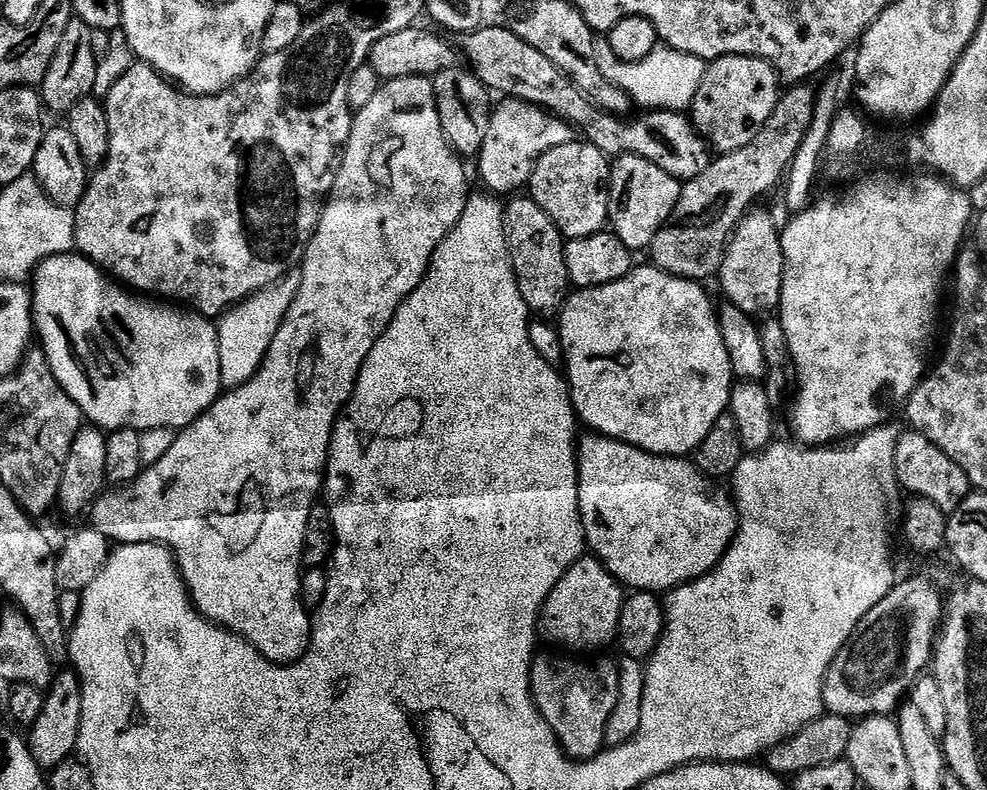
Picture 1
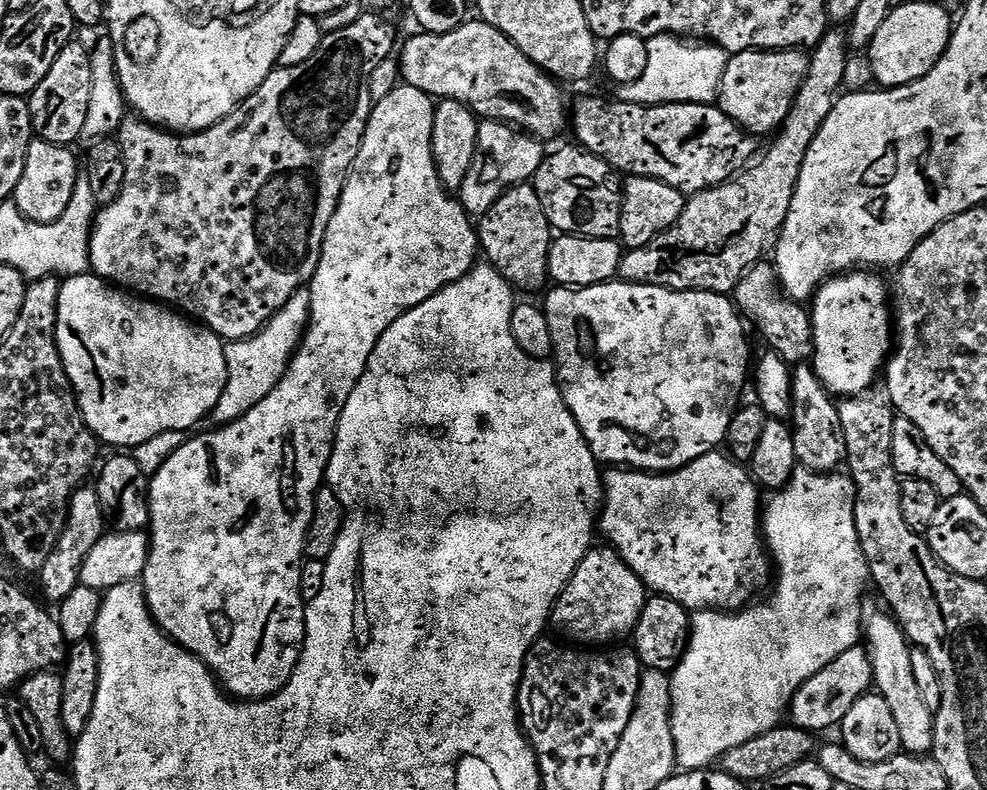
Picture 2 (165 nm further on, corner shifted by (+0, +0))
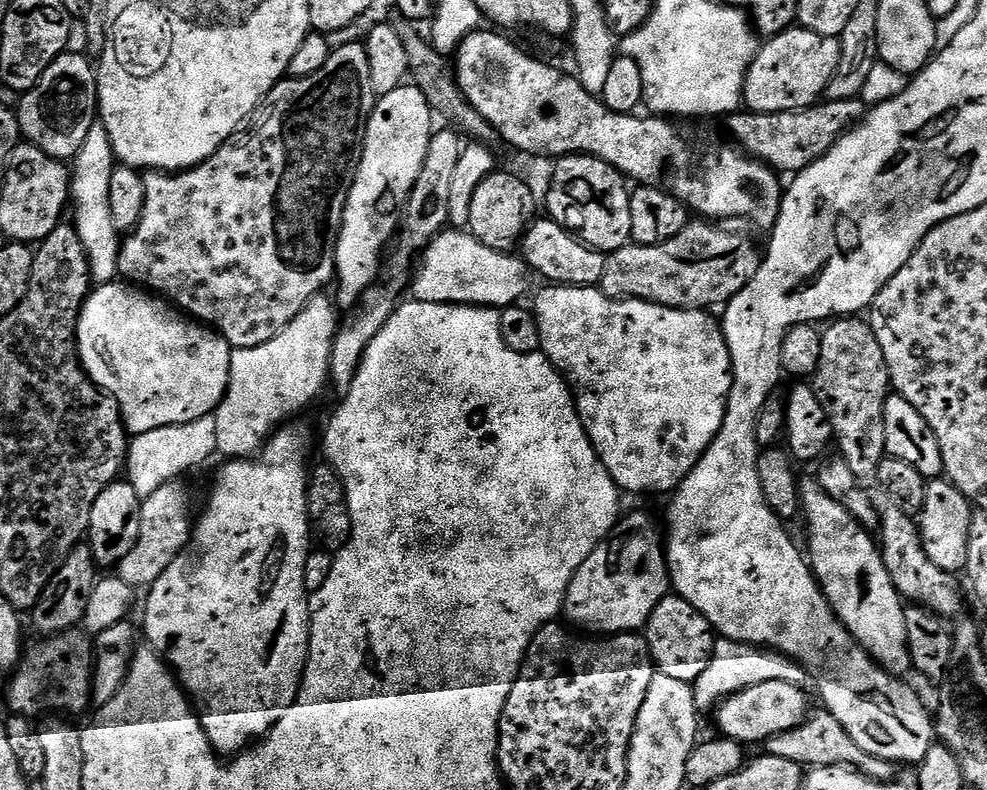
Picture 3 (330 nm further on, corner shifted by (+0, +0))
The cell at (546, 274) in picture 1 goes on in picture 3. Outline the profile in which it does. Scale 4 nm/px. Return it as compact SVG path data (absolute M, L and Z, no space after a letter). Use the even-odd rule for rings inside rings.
M497 170L491 172L474 190L470 198L470 210L468 211L467 231L482 246L490 246L490 250L511 253L512 248L521 243L524 233L528 231L529 224L533 223L536 212L536 196L532 188L520 176L512 172Z

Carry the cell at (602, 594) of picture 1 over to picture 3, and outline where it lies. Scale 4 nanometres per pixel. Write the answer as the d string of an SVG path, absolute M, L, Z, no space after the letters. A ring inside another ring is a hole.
M632 512L617 523L615 534L598 545L582 562L582 566L574 574L564 599L563 615L568 615L567 623L583 630L588 634L619 634L622 632L636 632L647 625L650 614L654 614L654 606L662 602L662 598L669 595L670 581L668 578L668 558L666 544L656 533L656 524L644 512Z

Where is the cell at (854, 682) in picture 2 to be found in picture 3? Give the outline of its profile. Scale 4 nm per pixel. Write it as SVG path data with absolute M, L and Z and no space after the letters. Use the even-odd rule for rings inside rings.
M771 680L727 696L720 701L714 712L716 724L720 727L719 735L725 740L737 740L739 744L751 746L763 745L772 736L794 730L810 712L808 696L804 690L799 684Z

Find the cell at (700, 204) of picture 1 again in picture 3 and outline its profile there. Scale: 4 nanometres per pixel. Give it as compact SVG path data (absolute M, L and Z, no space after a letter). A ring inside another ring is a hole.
M693 219L687 226L684 227L678 234L674 234L674 238L670 238L666 242L661 244L655 244L654 246L646 246L645 244L634 244L629 242L624 248L620 248L616 252L607 253L604 269L602 270L602 278L599 282L599 289L601 292L605 292L611 300L645 300L651 304L661 304L667 308L698 308L701 310L712 310L712 307L723 306L732 300L744 289L750 282L750 278L754 278L754 274L758 274L760 269L760 262L762 259L761 249L756 249L750 241L744 236L739 236L736 232L727 232L727 227L717 226L712 222L705 222L703 219Z

